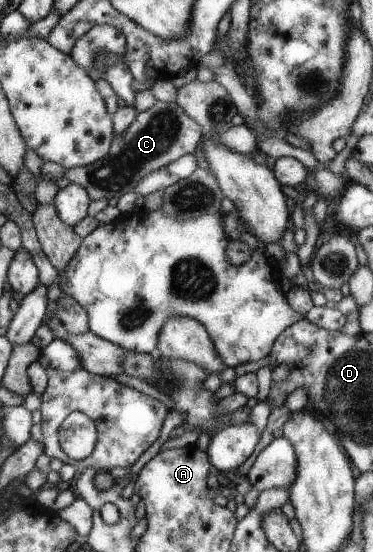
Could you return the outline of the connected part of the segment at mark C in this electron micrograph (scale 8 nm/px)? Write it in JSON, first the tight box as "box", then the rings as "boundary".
{"box":[65,100,204,200],"boundary":[[[157,100],[149,109],[137,113],[132,124],[122,134],[114,137],[109,154],[81,167],[65,170],[71,183],[78,183],[90,195],[91,200],[120,198],[134,187],[149,172],[178,160],[181,156],[194,153],[204,129],[197,120],[175,102]]]}

